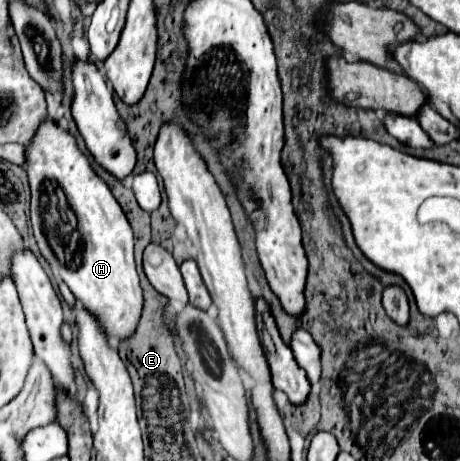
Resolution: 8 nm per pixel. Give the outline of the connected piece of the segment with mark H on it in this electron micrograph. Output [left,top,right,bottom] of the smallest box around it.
[26,119,144,349]

